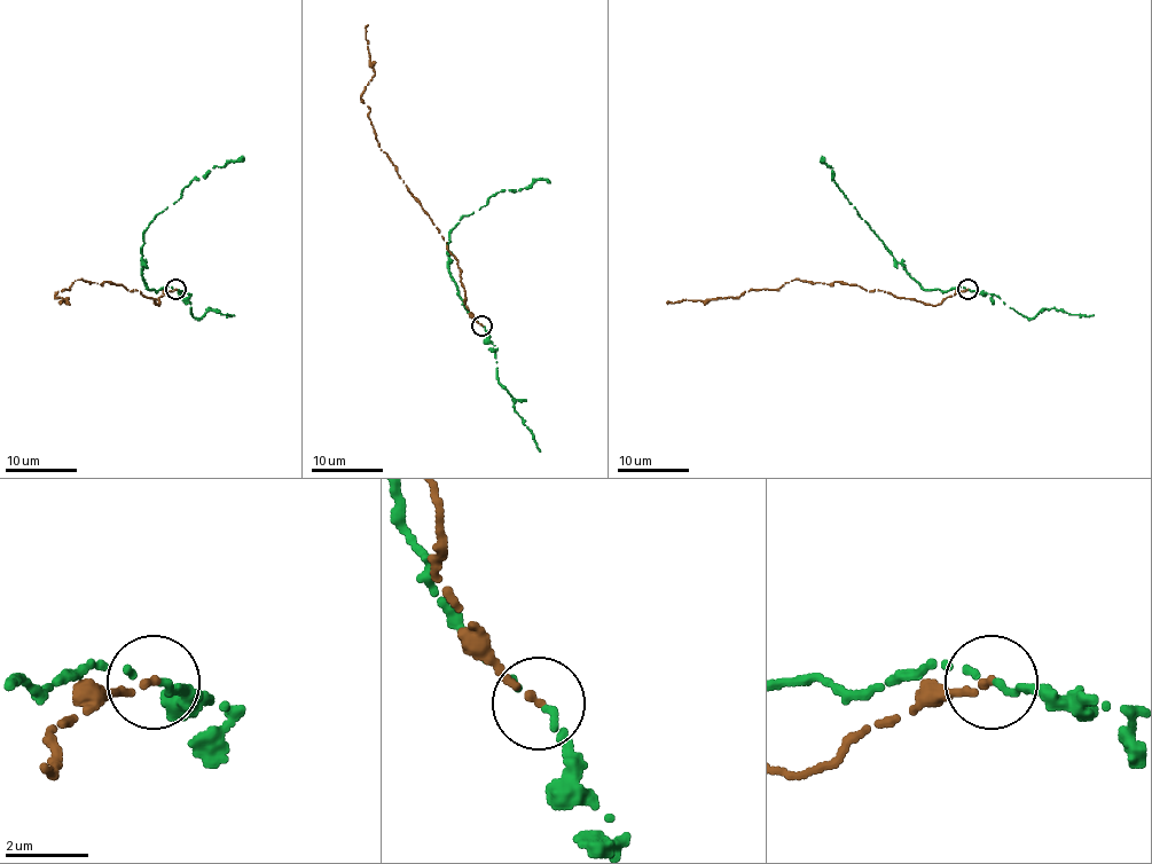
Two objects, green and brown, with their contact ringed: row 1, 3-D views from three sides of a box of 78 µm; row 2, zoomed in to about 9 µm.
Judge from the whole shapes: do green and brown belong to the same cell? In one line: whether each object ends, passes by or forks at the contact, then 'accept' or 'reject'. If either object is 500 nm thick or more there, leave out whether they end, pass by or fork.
green ends there; brown ends there; reject

